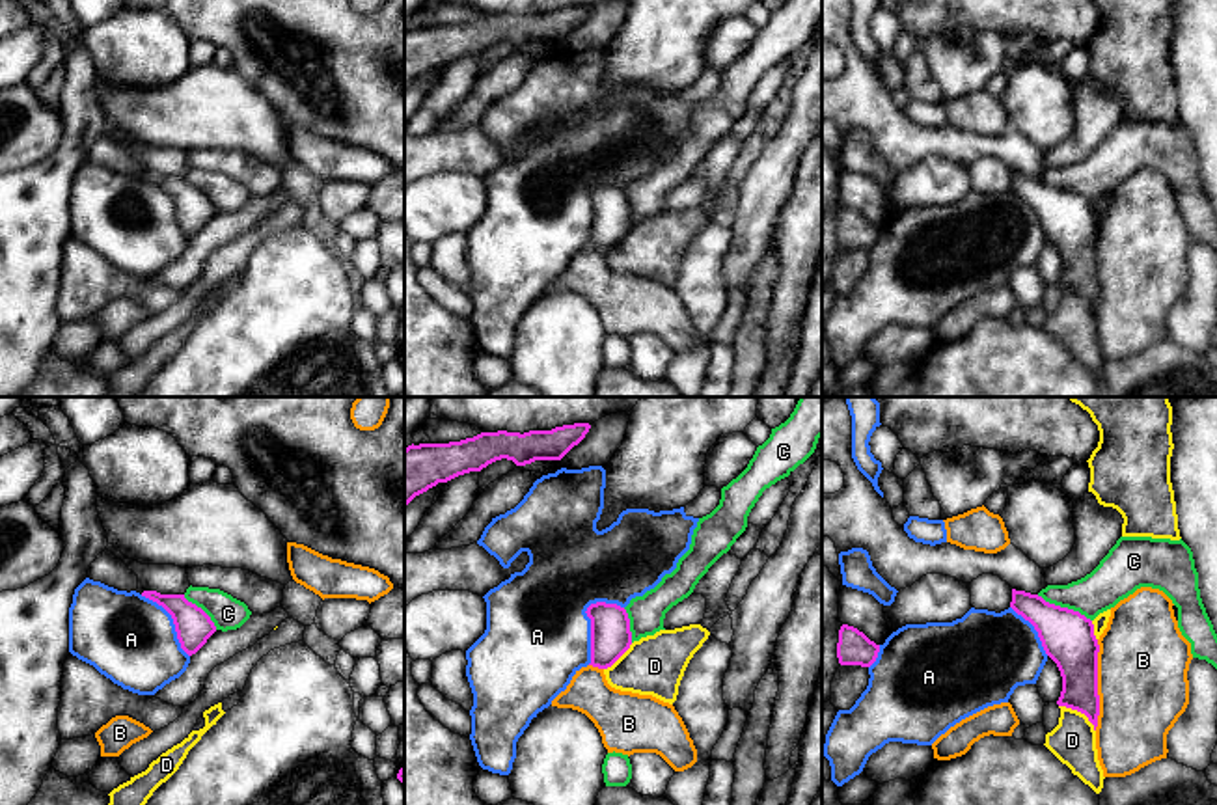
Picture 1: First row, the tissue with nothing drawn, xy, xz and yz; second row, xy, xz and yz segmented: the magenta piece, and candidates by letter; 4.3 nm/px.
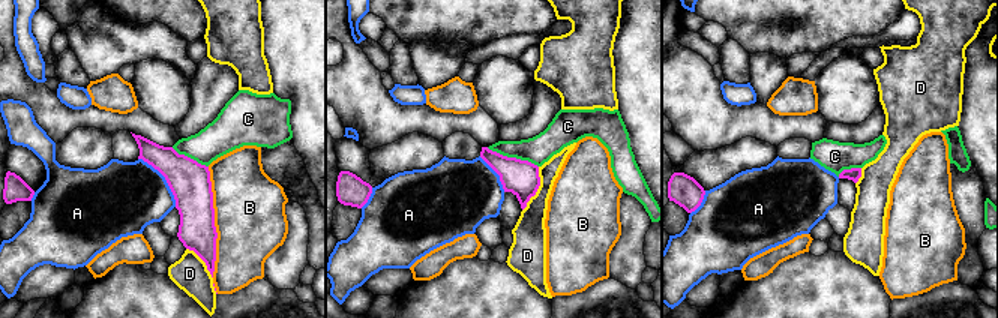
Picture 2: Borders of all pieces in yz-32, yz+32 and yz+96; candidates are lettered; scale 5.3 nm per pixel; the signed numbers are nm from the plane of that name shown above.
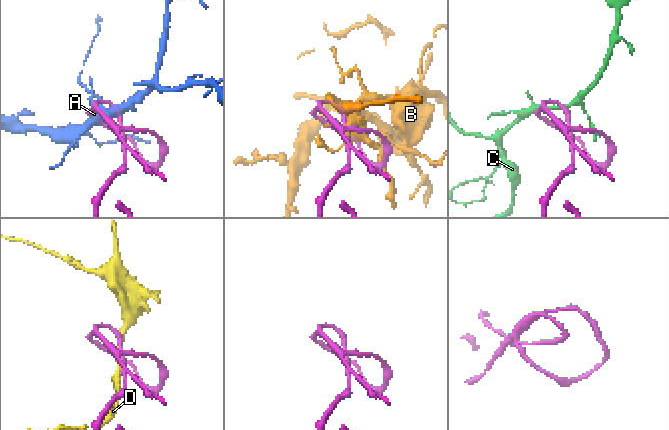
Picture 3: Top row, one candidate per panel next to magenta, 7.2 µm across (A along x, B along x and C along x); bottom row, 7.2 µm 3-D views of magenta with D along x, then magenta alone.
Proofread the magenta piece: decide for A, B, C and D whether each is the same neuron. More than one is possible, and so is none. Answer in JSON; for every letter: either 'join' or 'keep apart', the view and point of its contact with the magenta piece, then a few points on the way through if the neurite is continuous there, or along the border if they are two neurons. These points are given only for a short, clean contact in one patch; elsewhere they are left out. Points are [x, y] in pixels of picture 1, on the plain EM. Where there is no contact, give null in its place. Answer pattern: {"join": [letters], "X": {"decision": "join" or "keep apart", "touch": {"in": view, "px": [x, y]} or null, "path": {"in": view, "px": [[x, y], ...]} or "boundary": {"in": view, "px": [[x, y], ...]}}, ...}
{"join": [], "A": {"decision": "keep apart", "touch": {"in": "xz", "px": [589, 200]}}, "B": {"decision": "keep apart", "touch": {"in": "yz", "px": [1096, 267]}}, "C": {"decision": "keep apart", "touch": {"in": "yz", "px": [1065, 191]}, "boundary": {"in": "yz", "px": [[1037, 177], [1078, 192], [1091, 204]]}}, "D": {"decision": "keep apart", "touch": {"in": "yz", "px": [1080, 293]}}}

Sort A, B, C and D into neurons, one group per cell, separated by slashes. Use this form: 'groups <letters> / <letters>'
groups A / B / C / D

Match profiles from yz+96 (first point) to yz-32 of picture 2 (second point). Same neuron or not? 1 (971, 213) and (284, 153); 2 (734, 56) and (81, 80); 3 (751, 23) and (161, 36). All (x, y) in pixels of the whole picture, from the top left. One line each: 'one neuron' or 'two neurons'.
1: two neurons
2: one neuron
3: two neurons

